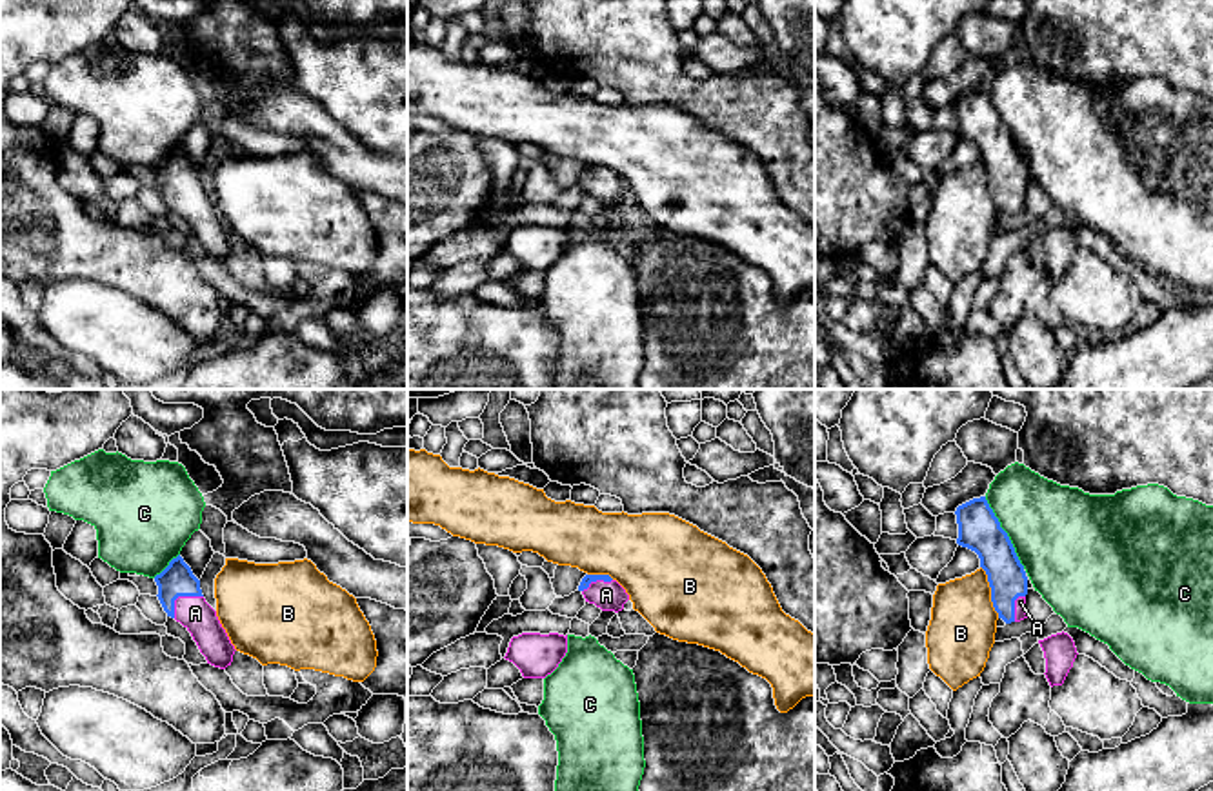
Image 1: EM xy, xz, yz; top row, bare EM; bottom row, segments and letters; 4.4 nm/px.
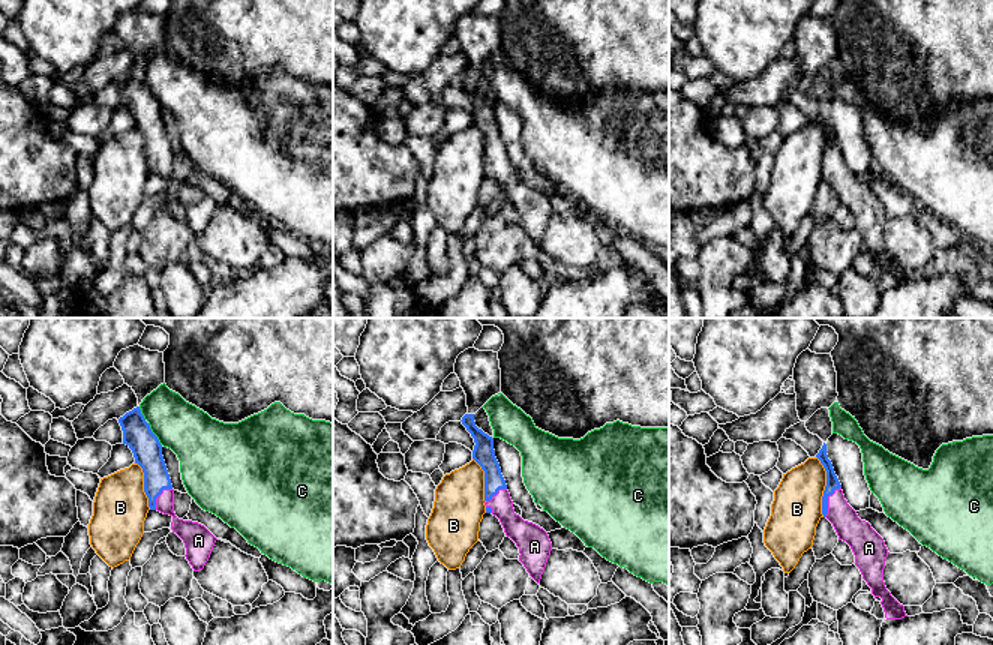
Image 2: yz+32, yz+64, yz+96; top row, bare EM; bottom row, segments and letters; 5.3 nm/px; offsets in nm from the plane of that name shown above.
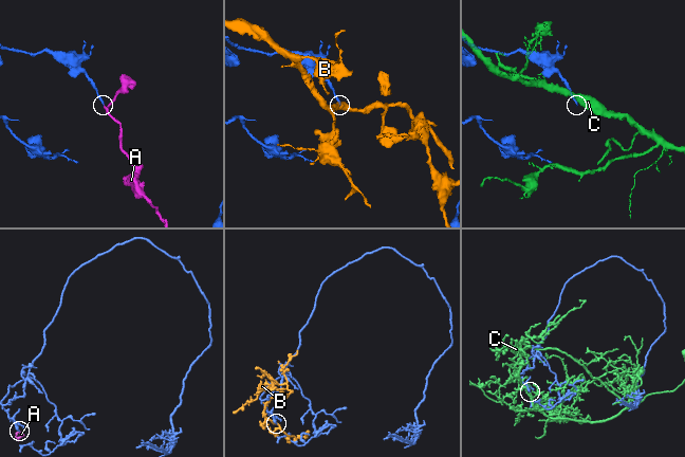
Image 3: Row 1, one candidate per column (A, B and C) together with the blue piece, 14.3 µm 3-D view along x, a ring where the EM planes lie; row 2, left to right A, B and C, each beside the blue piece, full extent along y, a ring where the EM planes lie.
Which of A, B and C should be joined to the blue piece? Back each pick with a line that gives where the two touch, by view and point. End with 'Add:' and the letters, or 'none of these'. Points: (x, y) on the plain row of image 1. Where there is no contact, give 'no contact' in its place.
A: xy (180, 188)
Add: A

